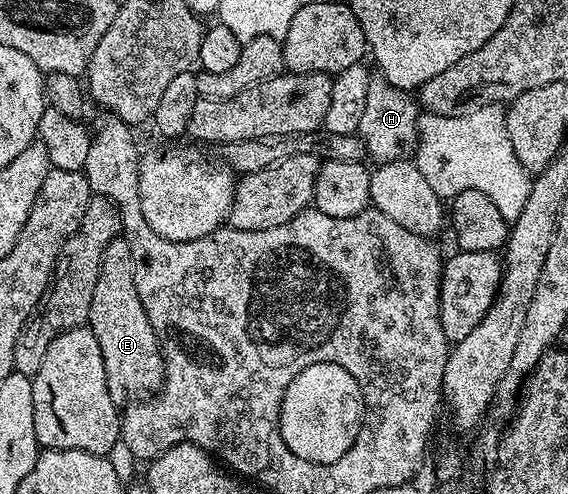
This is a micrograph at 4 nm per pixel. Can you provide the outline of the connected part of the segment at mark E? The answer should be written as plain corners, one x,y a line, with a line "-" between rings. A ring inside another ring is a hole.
123,236
111,240
111,244
107,244
107,252
103,252
103,264
99,264
99,280
95,280
95,296
91,296
87,325
95,332
95,340
99,340
99,352
103,352
103,368
107,372
107,388
111,392
111,400
118,408
148,399
160,391
161,385
165,383
165,361
159,340
151,328
151,320
147,320
147,312
143,312
139,292
135,292
135,260
131,260
131,248

